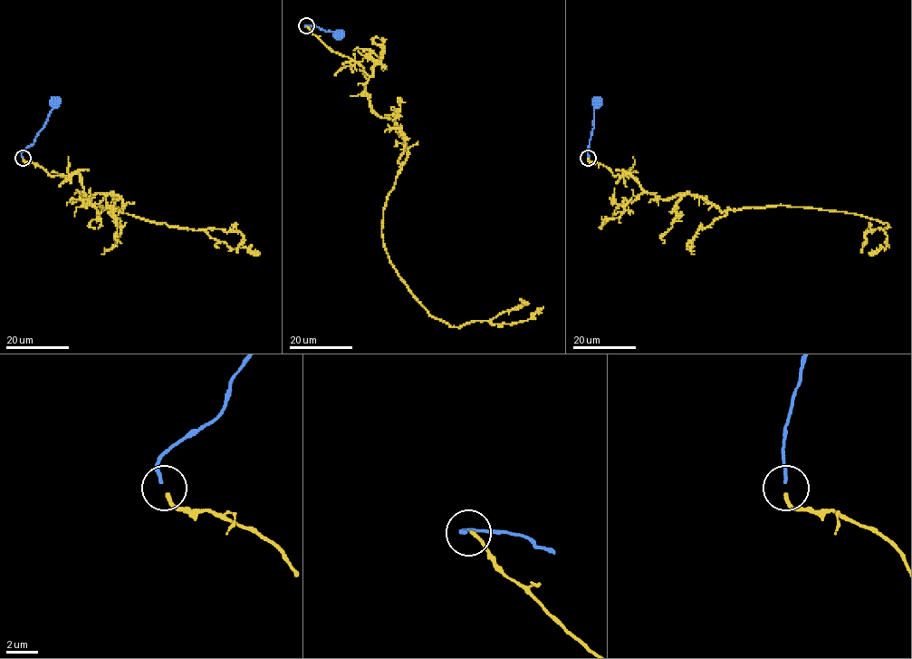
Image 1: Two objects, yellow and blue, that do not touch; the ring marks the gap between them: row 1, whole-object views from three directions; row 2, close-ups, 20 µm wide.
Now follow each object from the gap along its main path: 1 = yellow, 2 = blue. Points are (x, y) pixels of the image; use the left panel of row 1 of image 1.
1: (23, 159), (52, 176), (80, 175), (86, 199), (110, 193), (124, 204), (122, 211), (99, 207), (260, 253)
2: (23, 157), (22, 152), (33, 142), (44, 124), (53, 101)

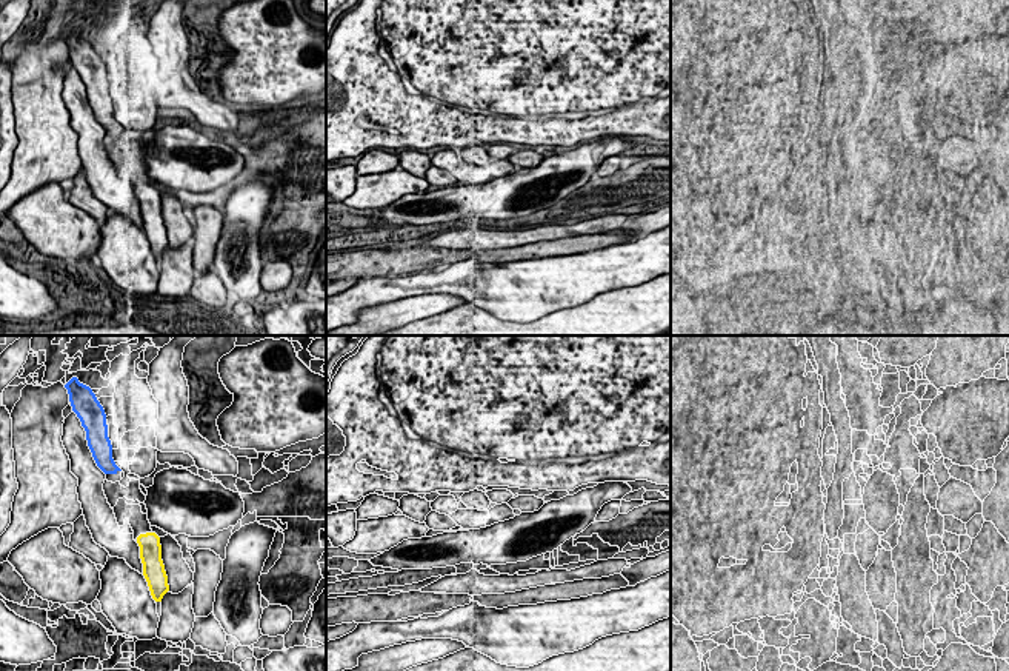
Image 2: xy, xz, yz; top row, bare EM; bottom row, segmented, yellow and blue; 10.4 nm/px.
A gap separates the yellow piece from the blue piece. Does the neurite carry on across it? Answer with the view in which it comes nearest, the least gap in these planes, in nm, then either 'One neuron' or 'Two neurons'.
Closest in xy. Distance 700 nm. One neuron

